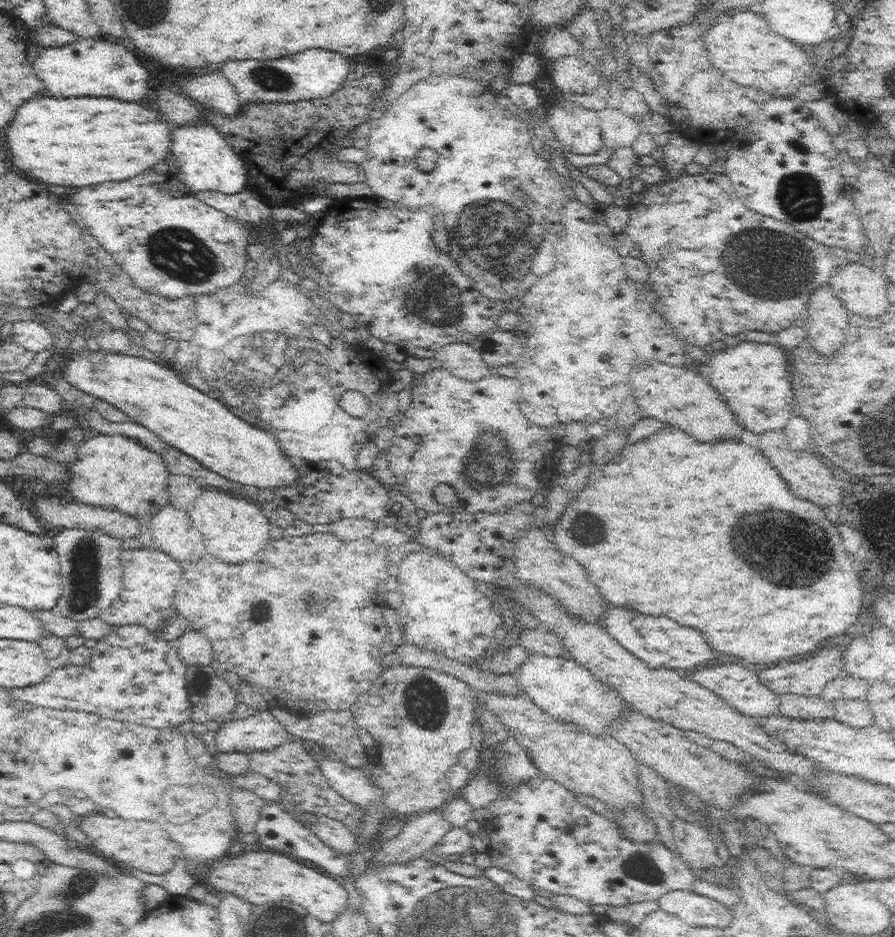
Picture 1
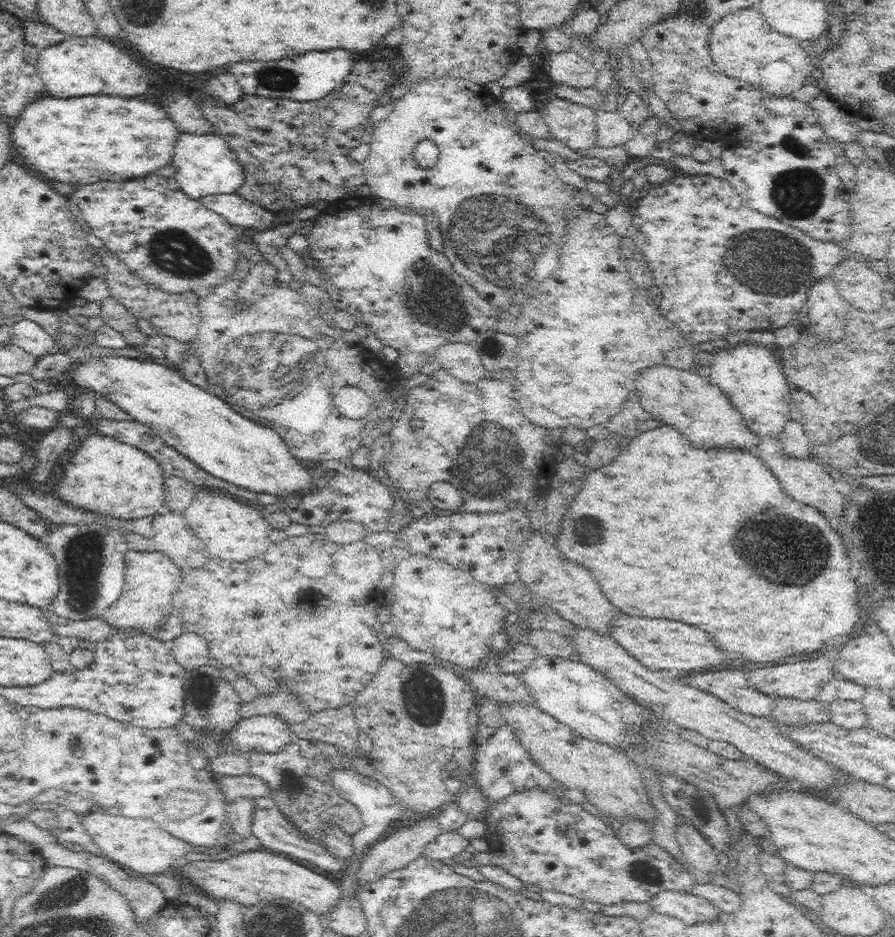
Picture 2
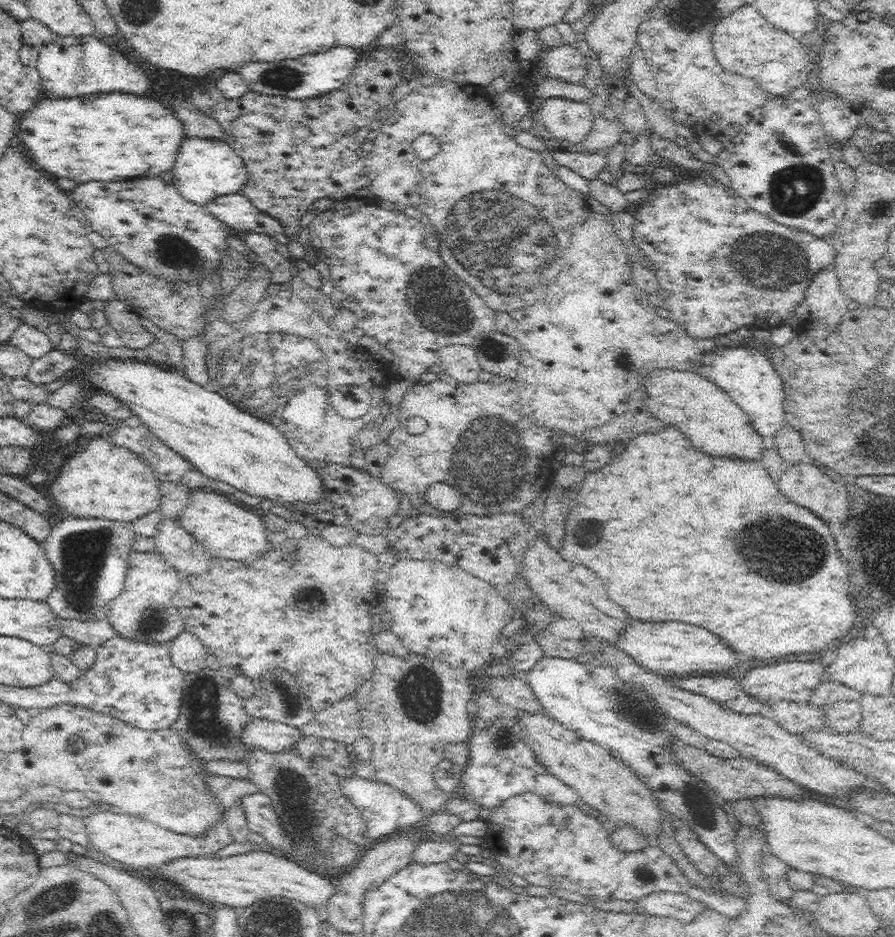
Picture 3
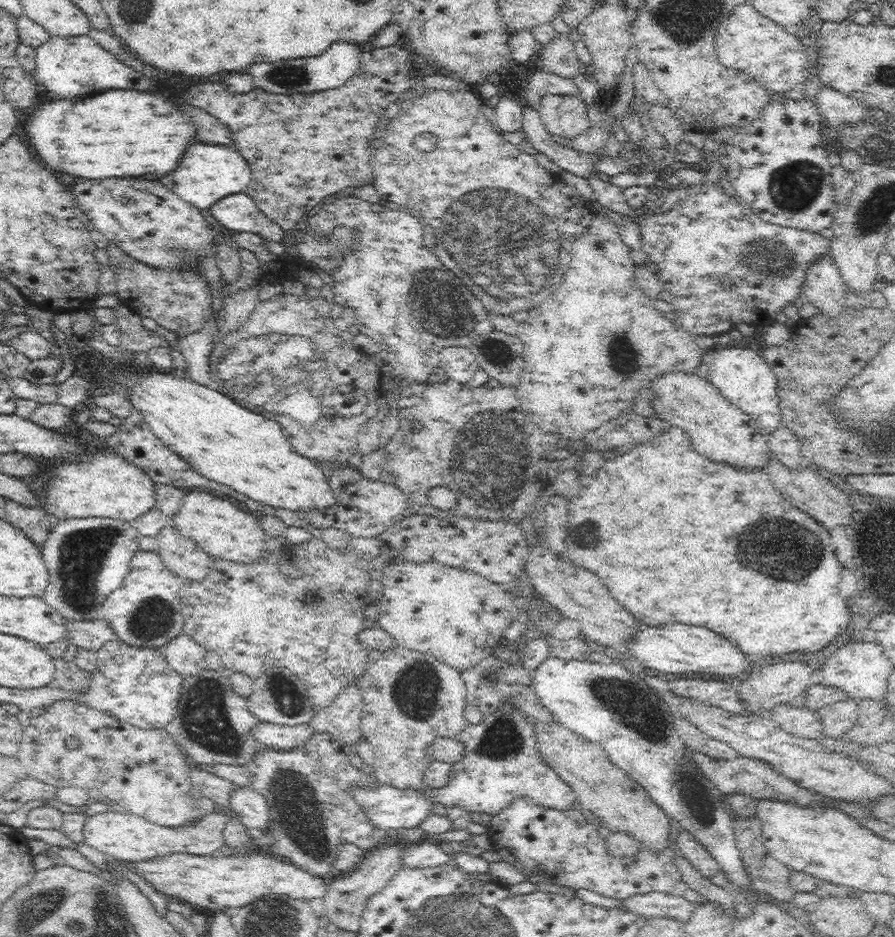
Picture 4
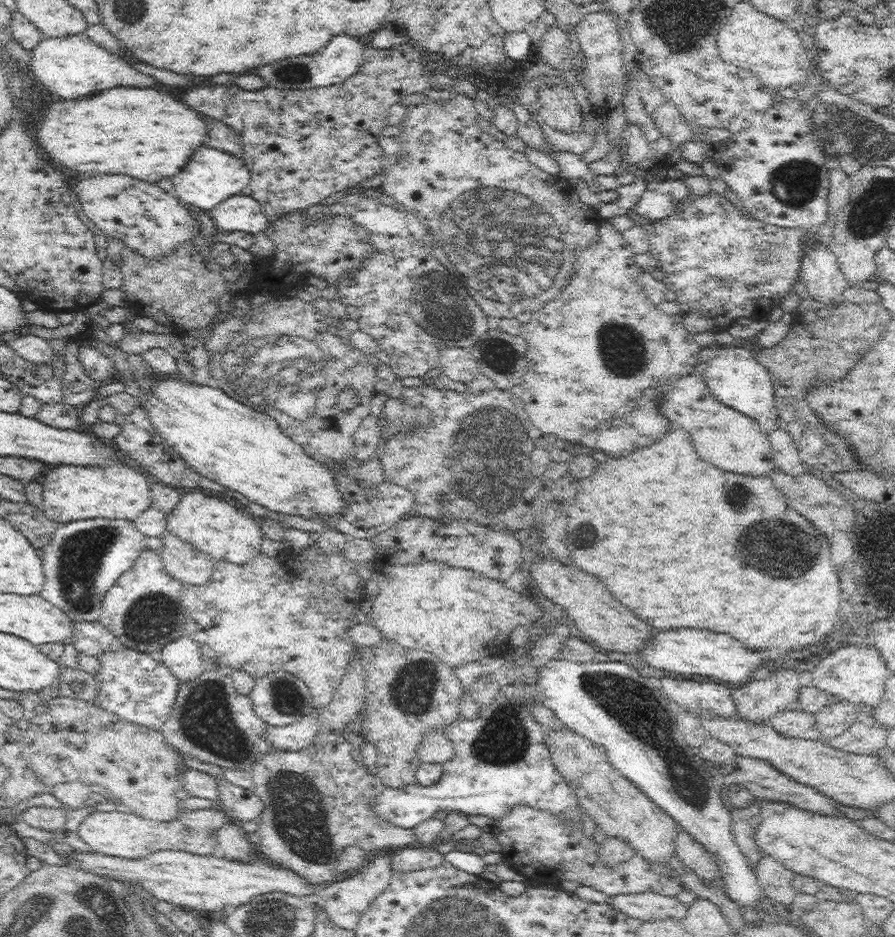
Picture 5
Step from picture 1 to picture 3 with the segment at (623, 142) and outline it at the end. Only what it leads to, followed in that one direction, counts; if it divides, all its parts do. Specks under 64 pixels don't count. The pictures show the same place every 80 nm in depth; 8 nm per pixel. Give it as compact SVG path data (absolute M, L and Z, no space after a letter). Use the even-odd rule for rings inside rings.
M601 115L593 120L592 130L588 132L588 136L582 142L579 142L579 146L583 150L591 150L592 152L605 150L615 143L619 143L621 133L625 131L619 117L606 119Z

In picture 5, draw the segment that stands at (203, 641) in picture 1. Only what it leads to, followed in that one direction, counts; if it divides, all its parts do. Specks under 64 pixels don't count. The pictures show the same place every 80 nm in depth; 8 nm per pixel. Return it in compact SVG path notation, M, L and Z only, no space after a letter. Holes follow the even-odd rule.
M187 634L163 646L157 656L179 683L199 678L208 670L200 652L200 644Z

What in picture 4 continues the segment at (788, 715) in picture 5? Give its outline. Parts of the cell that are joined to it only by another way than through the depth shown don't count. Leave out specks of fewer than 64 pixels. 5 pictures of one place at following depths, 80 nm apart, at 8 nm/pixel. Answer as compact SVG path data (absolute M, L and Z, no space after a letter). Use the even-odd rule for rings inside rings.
M780 704L772 713L772 720L786 732L817 740L822 736L823 724L821 718L817 713L804 706L796 707Z

